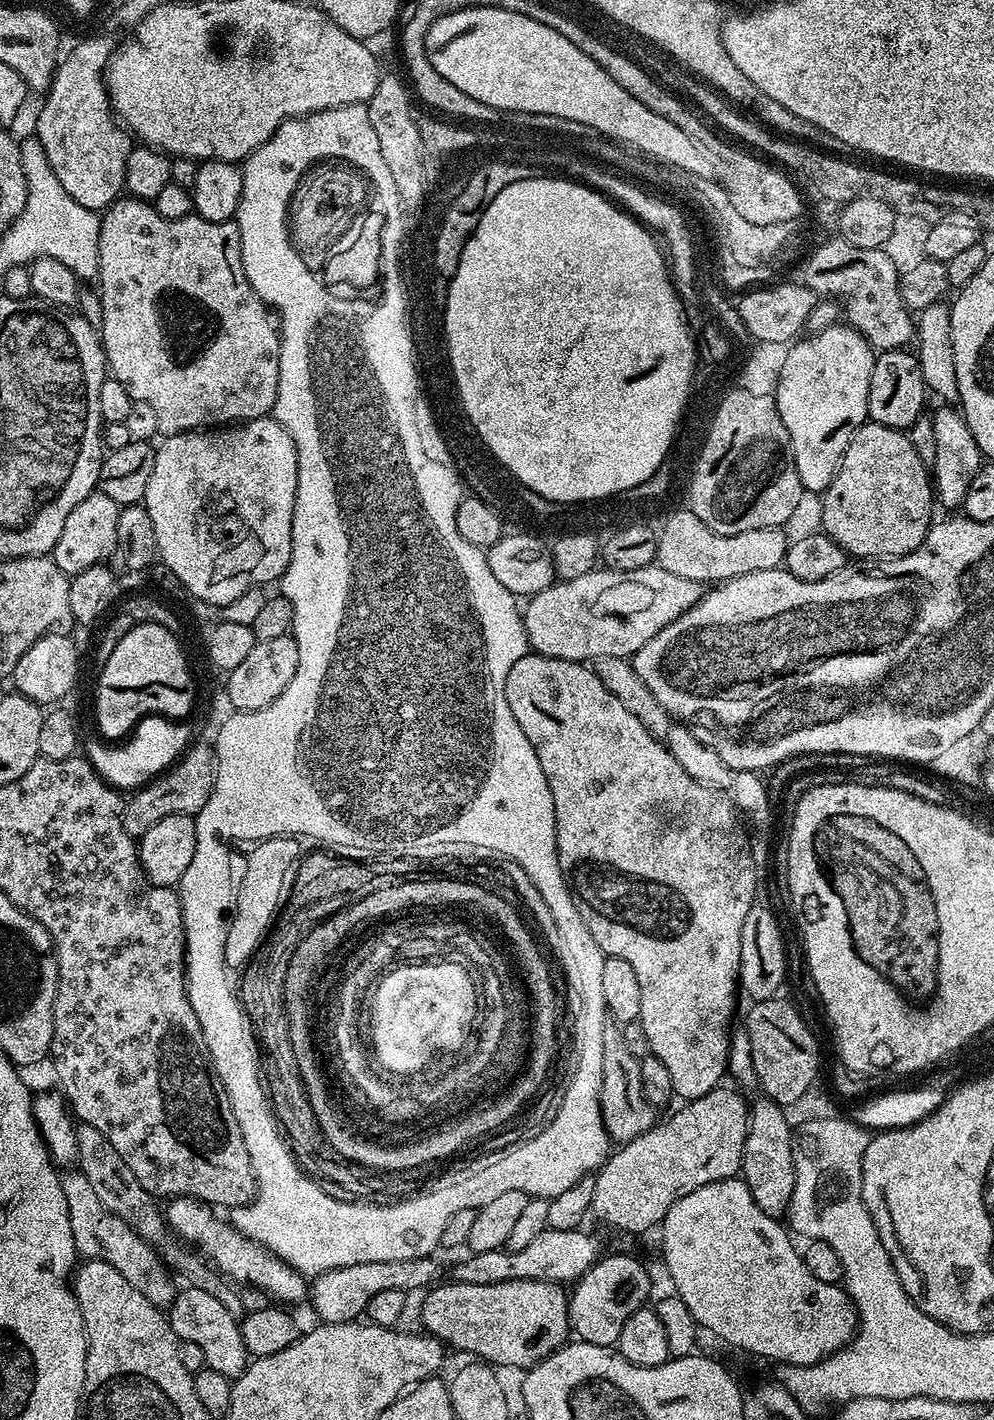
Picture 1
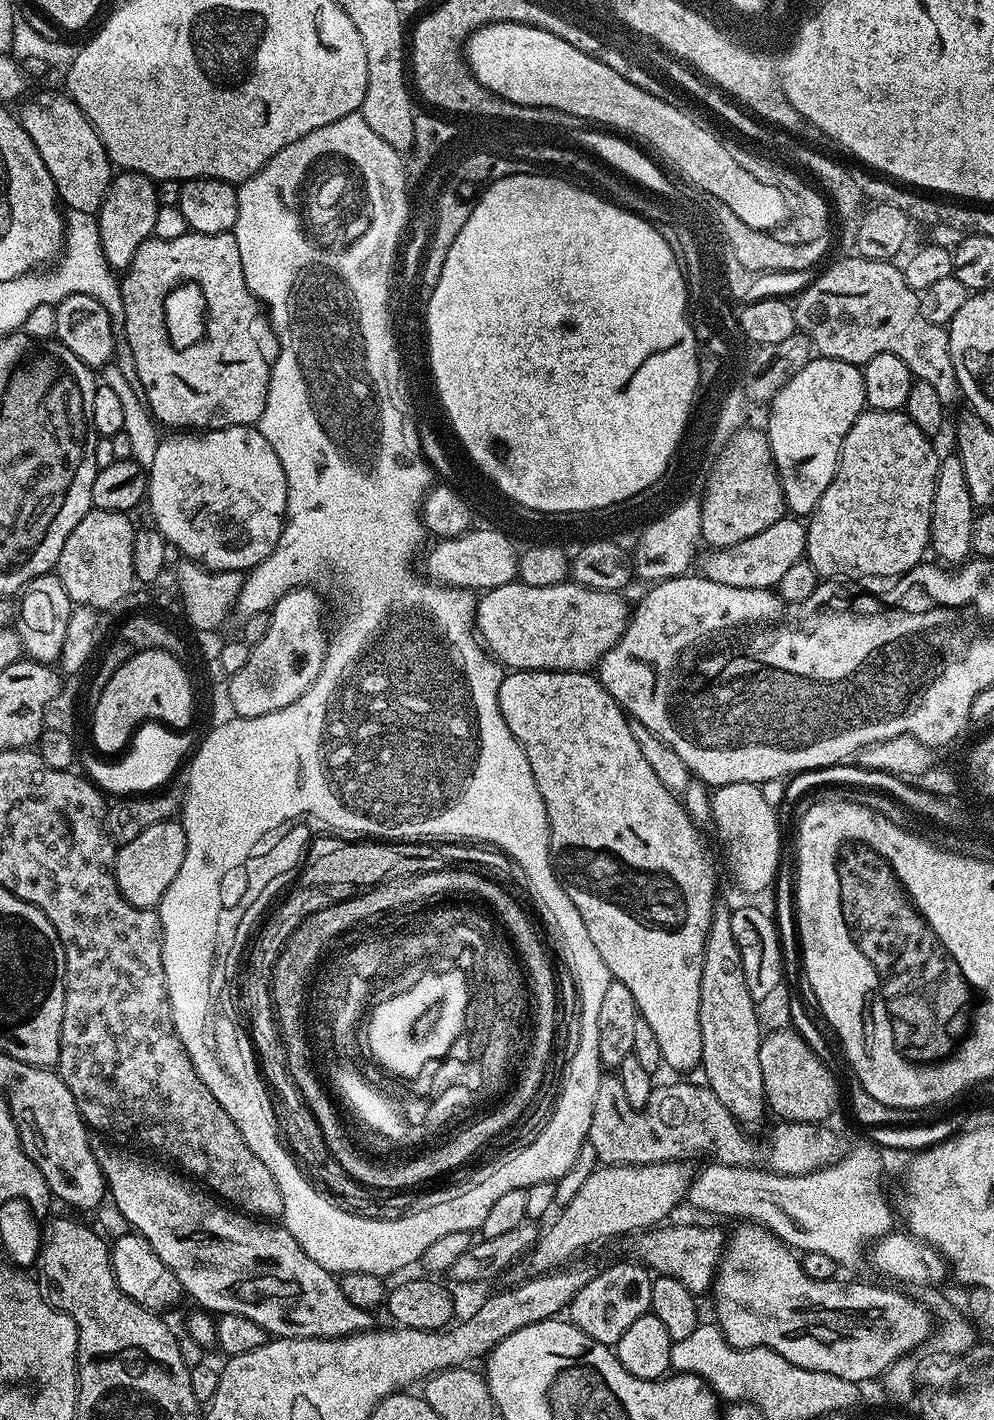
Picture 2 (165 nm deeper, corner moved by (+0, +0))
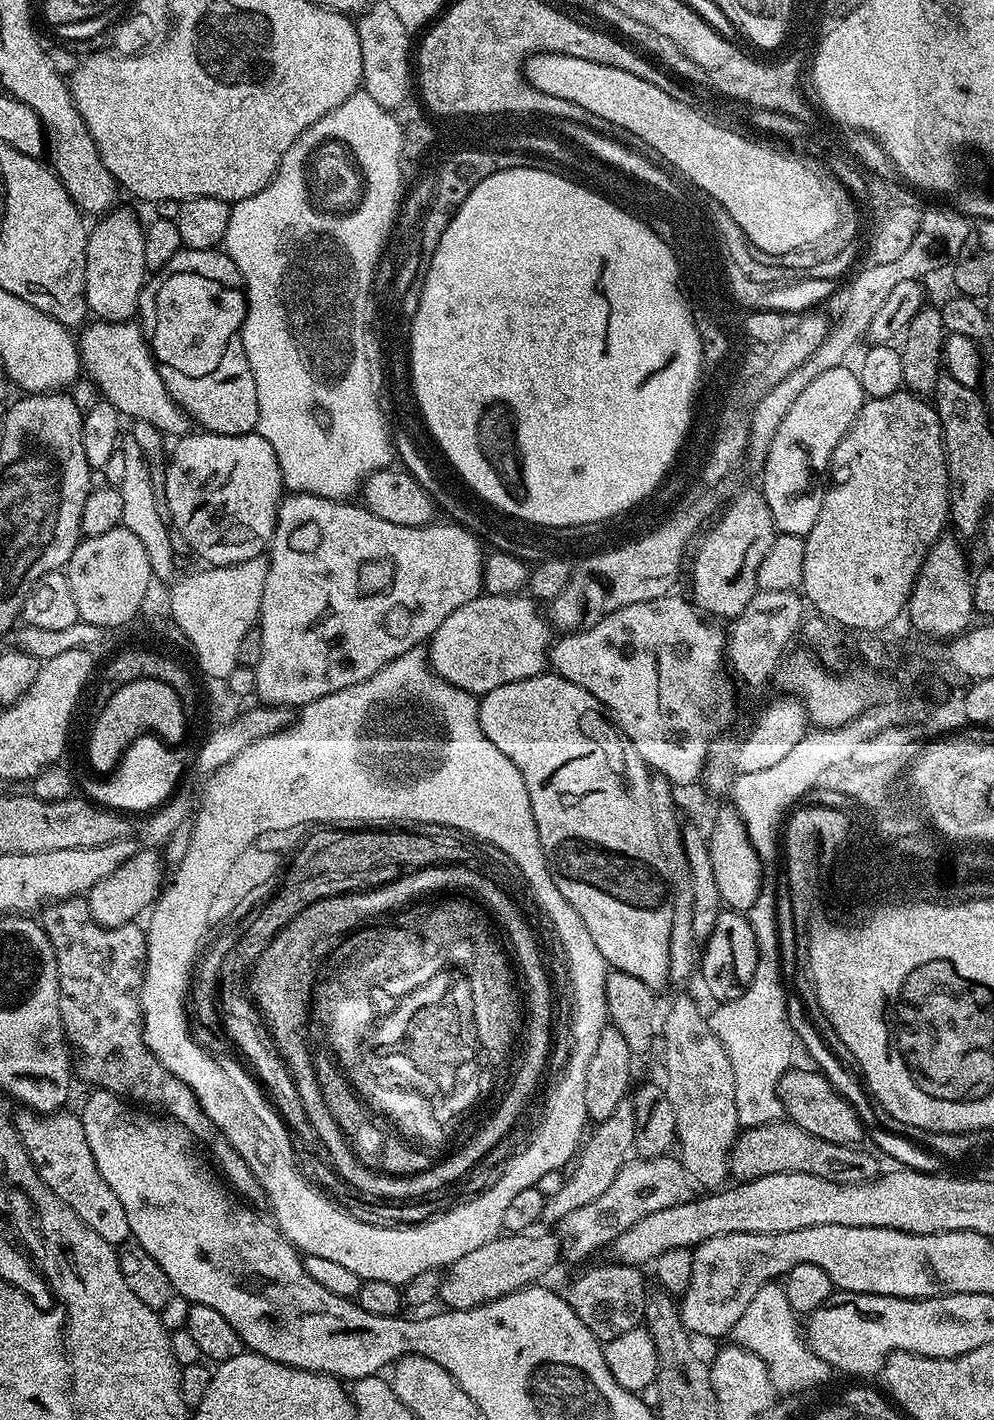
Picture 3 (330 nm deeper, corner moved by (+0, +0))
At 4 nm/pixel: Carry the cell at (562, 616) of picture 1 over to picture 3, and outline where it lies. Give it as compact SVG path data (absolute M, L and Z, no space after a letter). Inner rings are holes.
M481 594L466 602L466 606L458 606L458 610L454 610L454 614L450 614L450 618L446 618L442 626L438 626L427 645L426 656L431 663L432 671L455 688L466 690L477 698L483 698L490 690L498 690L498 686L541 675L548 664L548 649L553 643L554 632L549 621L542 615L541 609L539 612L536 608L539 608L537 601L524 594Z

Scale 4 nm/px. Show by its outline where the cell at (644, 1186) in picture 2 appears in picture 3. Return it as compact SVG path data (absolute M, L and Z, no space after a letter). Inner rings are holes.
M501 1234L448 1265L440 1281L439 1303L448 1310L477 1308L520 1288L535 1285L539 1281L536 1279L546 1275L555 1266L556 1259L561 1259L562 1245L555 1235L531 1236Z

